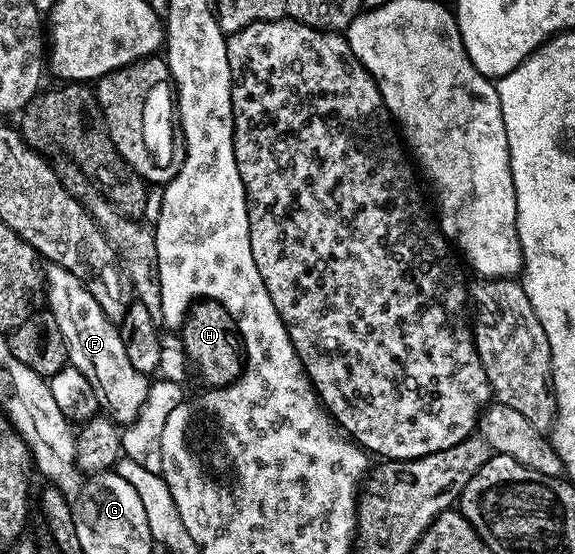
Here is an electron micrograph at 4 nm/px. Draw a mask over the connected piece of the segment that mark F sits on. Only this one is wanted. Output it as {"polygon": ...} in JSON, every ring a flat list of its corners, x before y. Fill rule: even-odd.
{"polygon":[[48,265,45,270,45,306,50,310,61,336,65,336,67,360,77,367,95,386,100,407,109,409,110,417,127,424,138,413,146,398,149,385,148,375,137,372,129,364,125,344,119,335,116,323,110,322,97,300,87,291,81,280,60,266],[47,298,47,302,46,302]]}

